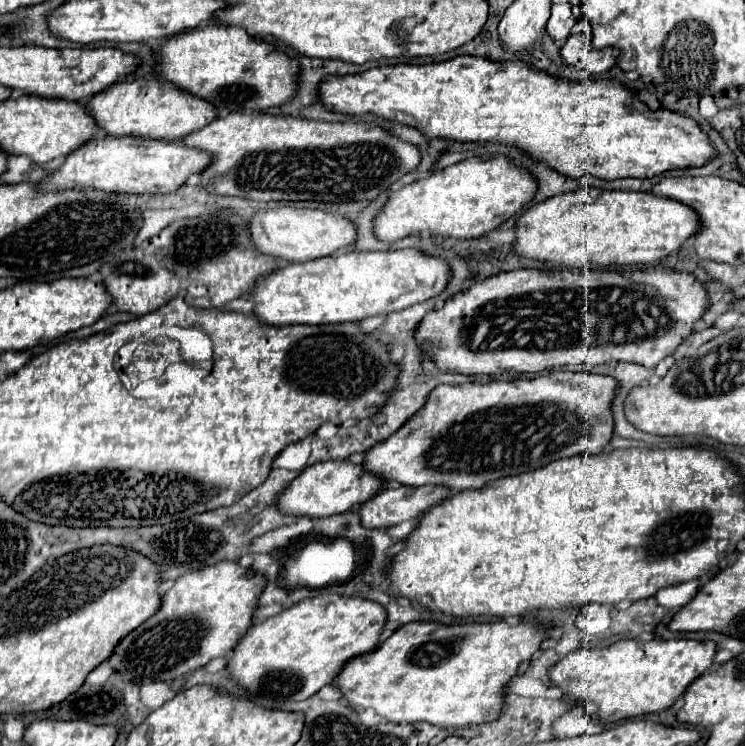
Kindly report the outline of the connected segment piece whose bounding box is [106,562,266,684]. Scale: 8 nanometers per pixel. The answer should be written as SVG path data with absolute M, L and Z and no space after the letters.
M238 562L214 564L214 568L180 576L162 596L158 612L124 636L106 662L116 674L130 674L132 684L142 684L144 680L172 682L194 672L206 666L208 660L226 656L244 636L264 584L262 574Z

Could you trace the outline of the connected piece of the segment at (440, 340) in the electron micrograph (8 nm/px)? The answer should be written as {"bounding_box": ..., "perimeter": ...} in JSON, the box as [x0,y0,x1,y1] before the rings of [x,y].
{"bounding_box":[414,266,708,376],"perimeter":[[[656,266],[650,270],[626,270],[626,272],[572,272],[572,270],[552,270],[552,272],[538,272],[538,270],[514,270],[514,272],[500,272],[496,276],[486,278],[484,282],[474,282],[472,288],[458,292],[456,296],[450,296],[440,310],[430,310],[418,328],[414,330],[416,344],[420,348],[422,358],[434,362],[442,372],[454,372],[454,374],[468,374],[468,376],[496,376],[504,372],[512,374],[524,374],[524,372],[540,372],[544,368],[552,366],[564,366],[564,364],[606,364],[606,362],[638,362],[646,368],[656,366],[664,356],[672,354],[674,348],[690,334],[692,324],[702,318],[702,314],[708,308],[708,294],[704,286],[688,272],[674,272],[664,266]]]}

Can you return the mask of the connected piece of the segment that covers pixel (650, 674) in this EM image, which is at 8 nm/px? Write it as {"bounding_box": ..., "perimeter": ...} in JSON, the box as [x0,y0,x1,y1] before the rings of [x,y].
{"bounding_box":[548,638,716,724],"perimeter":[[[654,638],[650,642],[636,642],[636,640],[620,640],[608,648],[578,648],[576,652],[570,652],[562,660],[558,660],[550,670],[548,678],[552,680],[552,686],[564,690],[564,696],[570,696],[576,704],[596,704],[598,706],[598,720],[604,724],[614,724],[624,718],[634,718],[650,712],[666,710],[674,704],[678,696],[682,696],[684,688],[704,674],[712,666],[712,656],[716,652],[716,644],[710,640],[660,640]]]}

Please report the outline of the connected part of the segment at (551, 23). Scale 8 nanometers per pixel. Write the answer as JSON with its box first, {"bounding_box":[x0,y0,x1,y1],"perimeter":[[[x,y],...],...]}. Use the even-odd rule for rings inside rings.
{"bounding_box":[546,4,576,42],"perimeter":[[[554,4],[552,6],[552,14],[550,20],[546,24],[546,34],[554,40],[554,42],[562,42],[566,40],[566,36],[570,34],[570,28],[576,24],[574,16],[570,14],[570,4]]]}

